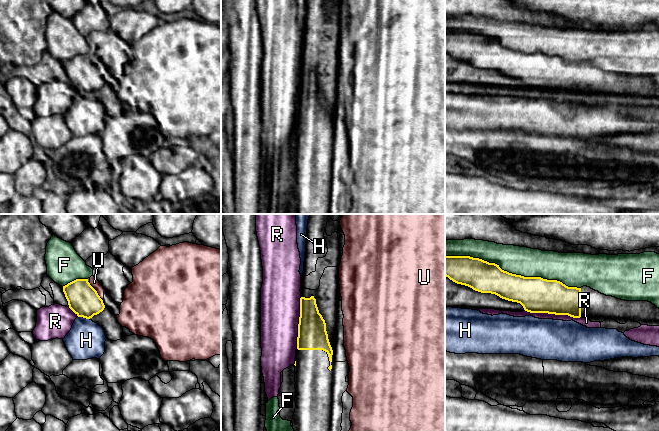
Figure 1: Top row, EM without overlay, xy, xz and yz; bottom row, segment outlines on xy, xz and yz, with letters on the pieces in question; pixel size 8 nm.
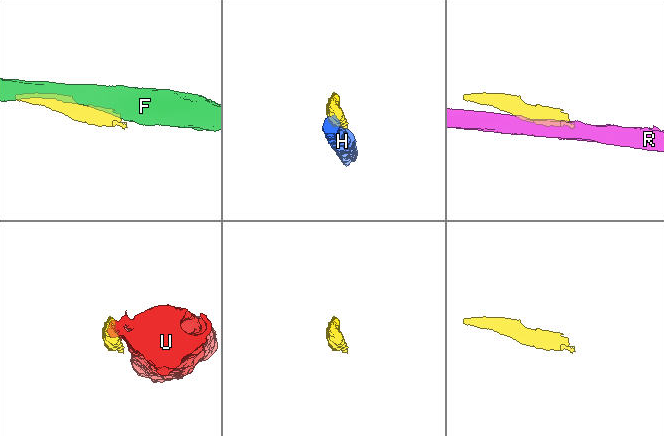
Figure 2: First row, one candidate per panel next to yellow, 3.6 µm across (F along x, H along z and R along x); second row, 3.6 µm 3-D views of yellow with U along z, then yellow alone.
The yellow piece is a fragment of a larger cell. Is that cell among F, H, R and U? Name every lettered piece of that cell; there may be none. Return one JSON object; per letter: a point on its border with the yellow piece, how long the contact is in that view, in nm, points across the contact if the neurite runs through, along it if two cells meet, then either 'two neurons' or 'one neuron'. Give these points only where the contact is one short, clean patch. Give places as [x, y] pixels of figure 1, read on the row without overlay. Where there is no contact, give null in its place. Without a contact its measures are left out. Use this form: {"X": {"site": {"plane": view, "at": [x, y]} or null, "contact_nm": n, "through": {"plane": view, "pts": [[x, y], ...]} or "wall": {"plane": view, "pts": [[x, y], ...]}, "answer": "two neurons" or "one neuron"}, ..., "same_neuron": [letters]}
{"F": {"site": {"plane": "yz", "at": [513, 50]}, "contact_nm": 1100, "answer": "two neurons"}, "H": {"site": {"plane": "xy", "at": [84, 93]}, "contact_nm": 100, "answer": "two neurons"}, "R": {"site": {"plane": "yz", "at": [552, 89]}, "contact_nm": 460, "wall": {"plane": "yz", "pts": [[524, 85], [530, 88], [547, 88], [580, 93]]}, "answer": "two neurons"}, "U": {"site": {"plane": "xy", "at": [96, 67]}, "contact_nm": 190, "answer": "two neurons"}, "same_neuron": []}

